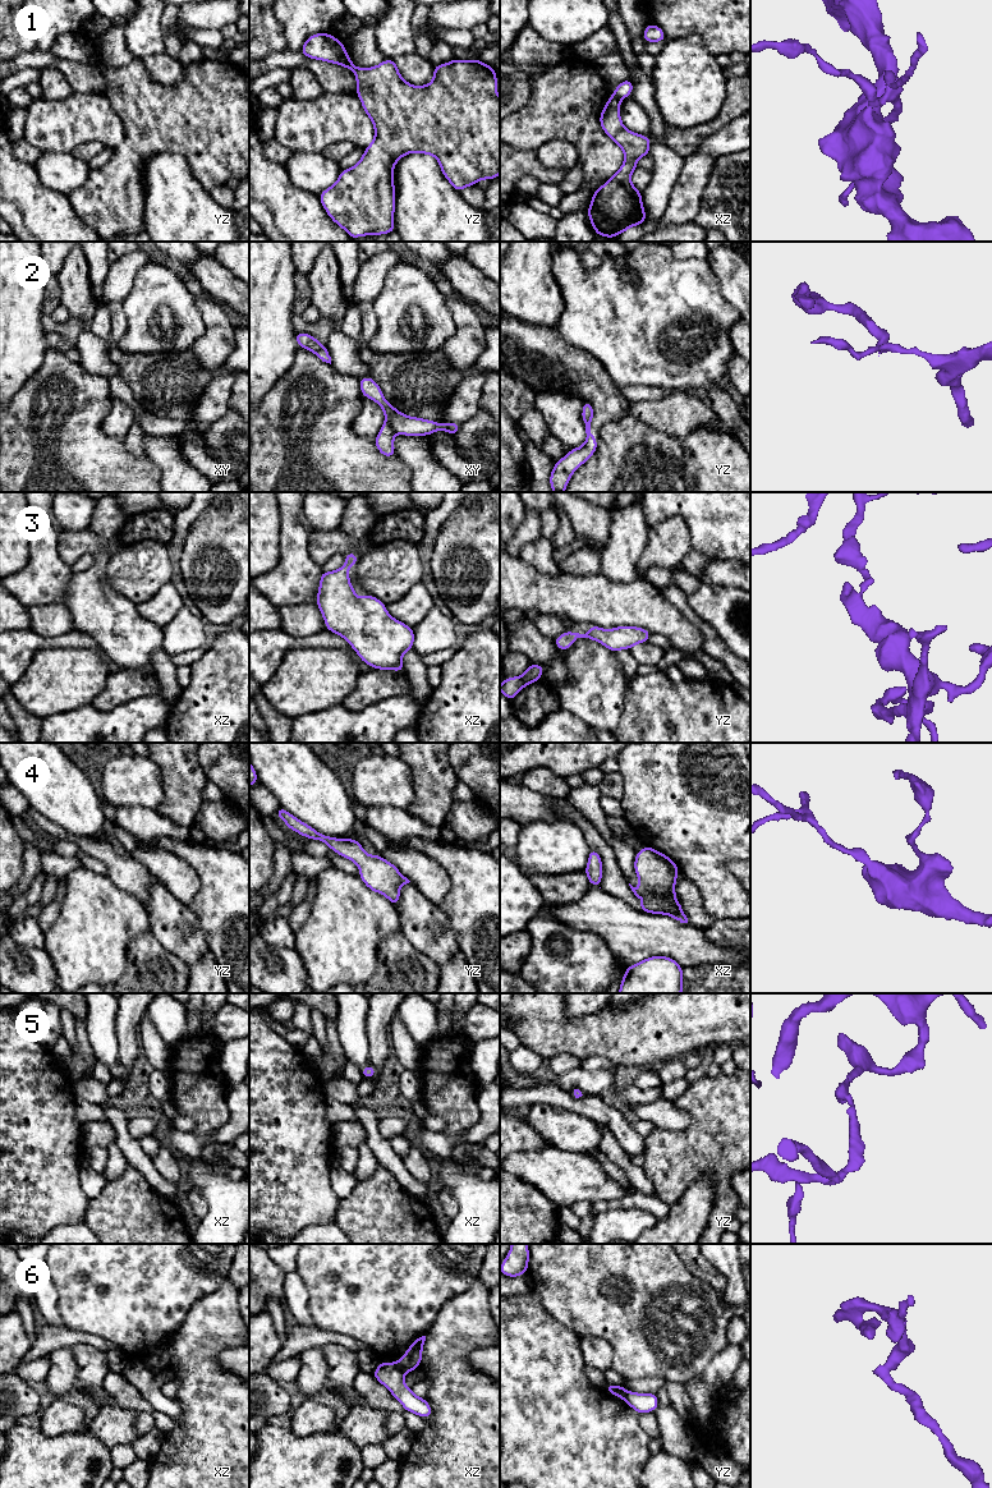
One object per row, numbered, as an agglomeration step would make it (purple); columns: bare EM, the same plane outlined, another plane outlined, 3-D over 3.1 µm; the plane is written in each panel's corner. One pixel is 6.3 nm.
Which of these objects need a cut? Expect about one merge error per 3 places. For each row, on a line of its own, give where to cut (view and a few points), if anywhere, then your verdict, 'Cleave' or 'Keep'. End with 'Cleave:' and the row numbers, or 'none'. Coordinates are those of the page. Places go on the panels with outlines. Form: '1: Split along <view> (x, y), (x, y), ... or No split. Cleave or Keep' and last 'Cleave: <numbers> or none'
1: Split along xz (611, 96), (620, 100). Cleave
2: Split along xy (385, 418), (396, 432). Cleave
3: No split. Keep
4: No split. Keep
5: No split. Keep
6: Split along xz (395, 1364), (404, 1373). Cleave
Cleave: 1, 2, 6

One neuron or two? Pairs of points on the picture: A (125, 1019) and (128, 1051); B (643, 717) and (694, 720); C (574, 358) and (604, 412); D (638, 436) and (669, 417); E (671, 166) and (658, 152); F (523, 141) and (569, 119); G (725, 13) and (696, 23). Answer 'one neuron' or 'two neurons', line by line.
A: one neuron
B: one neuron
C: one neuron
D: two neurons
E: one neuron
F: one neuron
G: one neuron

